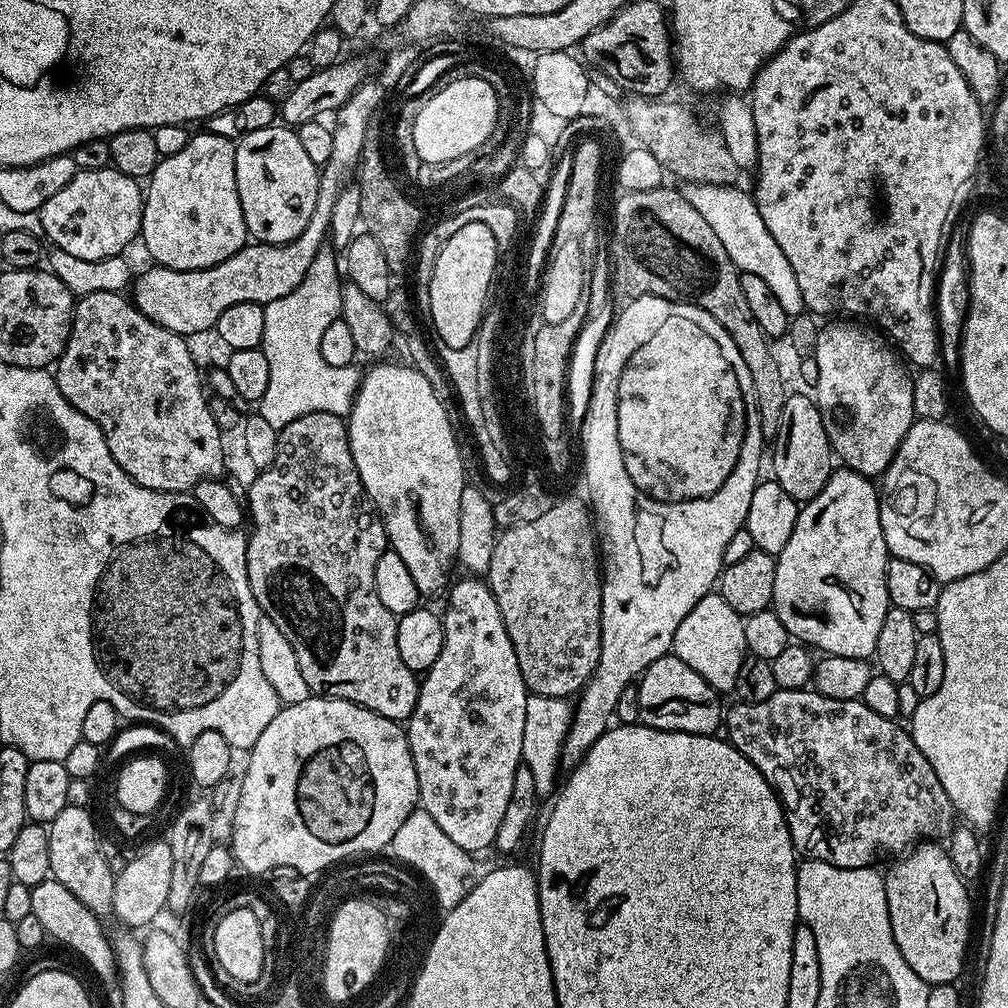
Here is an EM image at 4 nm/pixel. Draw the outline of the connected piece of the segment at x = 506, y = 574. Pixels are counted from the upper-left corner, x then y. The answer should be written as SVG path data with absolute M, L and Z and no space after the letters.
M568 496L565 500L553 499L548 505L546 514L541 514L530 522L513 524L503 529L496 537L494 554L490 554L486 583L498 602L498 610L504 619L506 634L510 634L514 654L518 654L518 670L522 670L522 682L528 687L529 693L533 696L549 696L550 698L575 697L592 677L596 663L600 661L600 647L602 646L602 560L598 555L598 536L594 531L594 516L589 505L585 501L583 504L576 496Z

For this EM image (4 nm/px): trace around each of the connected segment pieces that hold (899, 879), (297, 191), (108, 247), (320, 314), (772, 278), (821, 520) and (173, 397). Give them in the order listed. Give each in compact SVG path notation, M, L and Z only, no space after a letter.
M920 842L884 876L886 906L890 914L890 926L894 930L894 942L906 958L906 966L918 974L925 984L950 984L959 981L964 968L964 955L968 952L968 931L972 928L972 900L968 897L969 885L952 865L947 847L940 842Z
M273 126L254 130L240 137L236 144L236 181L238 198L242 202L242 214L248 227L249 237L262 244L285 244L297 240L302 230L308 228L310 218L320 197L320 174L318 165L310 162L302 142L288 126Z
M109 166L102 169L86 169L77 171L76 177L63 190L58 190L58 194L54 194L54 198L50 198L50 202L46 202L46 206L42 206L39 213L44 236L51 247L53 244L60 252L74 254L74 258L101 260L121 255L125 246L140 235L144 192L137 180L122 174L117 168Z
M322 250L310 262L306 278L302 278L293 292L264 305L266 326L262 350L270 366L270 386L266 386L266 394L258 401L258 412L277 430L311 412L329 412L341 418L351 412L352 401L360 389L361 369L330 366L320 349L326 326L340 319L343 301L342 268L337 253Z
M685 183L681 187L686 202L701 214L710 228L726 247L731 261L741 272L754 274L765 280L766 286L773 291L775 298L791 318L805 311L802 292L798 280L790 267L790 262L774 241L774 236L766 227L766 222L758 212L757 204L751 193L746 194L735 185Z
M837 467L832 476L822 486L822 490L812 500L807 501L801 507L798 514L798 522L794 526L794 534L790 534L790 542L786 542L786 550L782 550L776 557L776 573L774 574L774 598L772 608L778 614L782 626L786 626L789 637L795 638L801 645L811 646L813 649L821 648L821 653L829 656L841 656L842 658L858 658L868 660L875 657L878 646L878 630L882 630L882 618L886 618L890 607L888 591L886 590L886 566L890 559L890 553L886 546L886 538L882 534L882 522L880 521L880 493L877 485L869 477L858 474L852 468Z
M95 292L80 296L75 301L72 310L72 329L60 359L54 365L54 375L58 390L62 390L62 394L70 402L70 406L74 406L82 414L86 414L86 418L90 418L102 430L102 434L106 438L106 446L110 446L110 454L114 458L114 462L118 462L120 469L144 488L155 492L191 492L198 482L225 475L222 441L219 437L221 430L214 422L214 414L210 414L209 397L204 396L203 390L200 389L202 372L196 367L194 358L190 358L187 339L158 326L158 322L146 318L146 314L142 314L142 310L138 310L127 295L118 292Z

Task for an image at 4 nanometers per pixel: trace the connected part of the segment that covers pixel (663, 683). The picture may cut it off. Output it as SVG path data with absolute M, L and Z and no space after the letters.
M669 654L658 658L658 662L650 662L648 669L638 678L635 690L640 708L639 723L647 728L710 736L717 731L716 727L721 727L721 697L706 682L706 678L702 678L698 670L690 670L682 658Z

